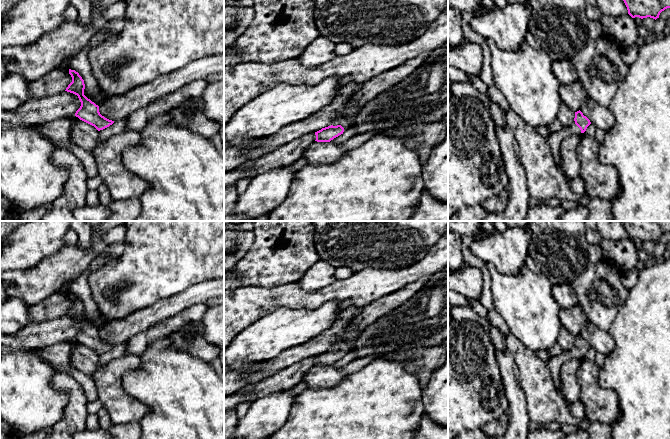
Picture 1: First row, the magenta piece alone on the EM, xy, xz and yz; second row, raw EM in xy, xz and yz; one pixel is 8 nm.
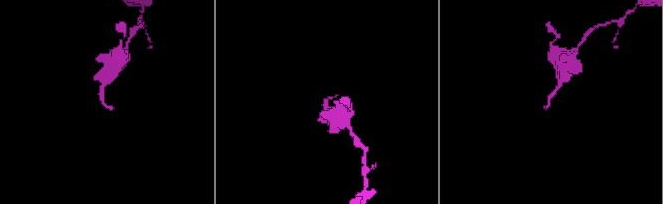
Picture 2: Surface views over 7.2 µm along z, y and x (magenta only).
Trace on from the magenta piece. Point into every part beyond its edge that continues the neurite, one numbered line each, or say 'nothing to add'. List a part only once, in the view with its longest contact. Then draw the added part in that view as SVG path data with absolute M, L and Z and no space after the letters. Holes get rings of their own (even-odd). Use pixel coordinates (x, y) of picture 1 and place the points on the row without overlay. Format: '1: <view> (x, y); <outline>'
1: xz (369, 314); M431 275L422 277L420 280L410 283L399 290L382 297L369 305L361 308L358 314L346 326L343 338L348 342L337 342L333 350L341 349L347 353L355 348L360 333L378 318L382 317L389 311L397 308L408 301L414 294L419 291L424 284L431 278Z

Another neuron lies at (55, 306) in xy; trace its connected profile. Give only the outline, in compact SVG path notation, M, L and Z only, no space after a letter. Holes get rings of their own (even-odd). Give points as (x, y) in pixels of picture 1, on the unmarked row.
M69 293L52 294L38 304L30 305L28 309L30 323L40 323L62 317L71 306L72 301L69 298Z

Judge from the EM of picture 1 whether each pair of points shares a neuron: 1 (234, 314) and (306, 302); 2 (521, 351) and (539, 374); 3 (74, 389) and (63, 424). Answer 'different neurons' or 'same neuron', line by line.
1: same neuron
2: same neuron
3: same neuron

